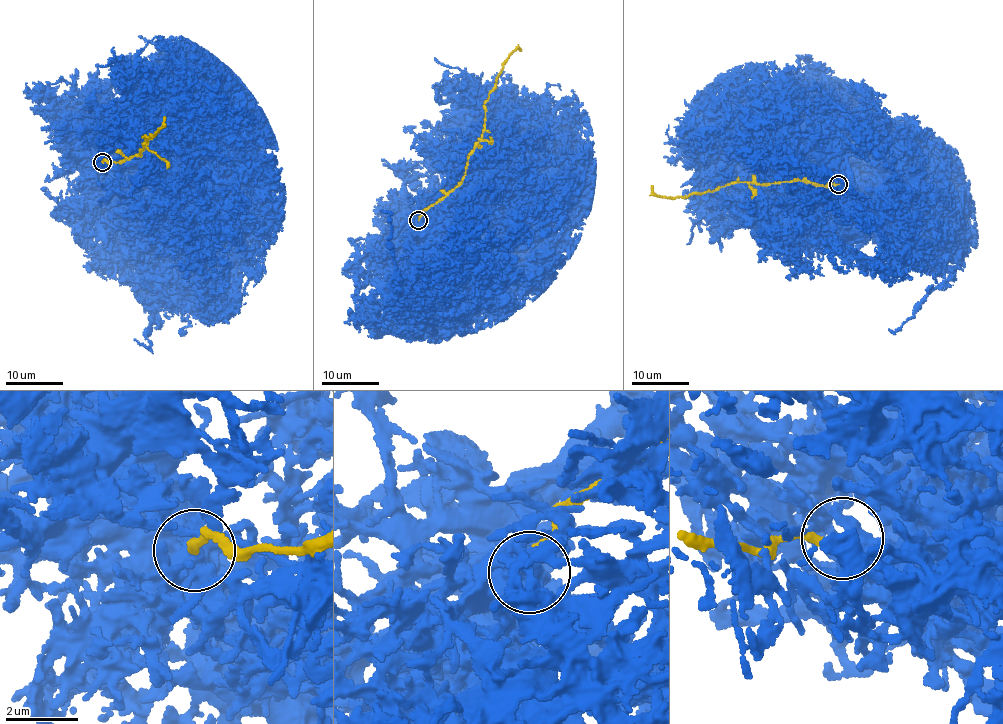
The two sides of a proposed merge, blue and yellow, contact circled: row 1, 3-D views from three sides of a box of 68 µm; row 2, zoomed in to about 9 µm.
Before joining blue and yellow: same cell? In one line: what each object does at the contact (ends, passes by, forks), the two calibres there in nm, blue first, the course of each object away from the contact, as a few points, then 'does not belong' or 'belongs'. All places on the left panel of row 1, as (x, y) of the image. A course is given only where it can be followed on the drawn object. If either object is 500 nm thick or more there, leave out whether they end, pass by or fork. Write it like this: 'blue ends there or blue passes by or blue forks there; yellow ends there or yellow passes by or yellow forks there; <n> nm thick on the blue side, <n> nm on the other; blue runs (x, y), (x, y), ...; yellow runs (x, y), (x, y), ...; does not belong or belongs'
700 nm thick on the blue side, 200 nm on the other; blue runs (102, 164), (123, 189), (145, 279), (153, 289), (145, 337), (151, 343), (143, 346), (133, 340); yellow runs (103, 163), (141, 154), (139, 149), (143, 149), (147, 138), (142, 136), (155, 134), (162, 127), (165, 117); does not belong

